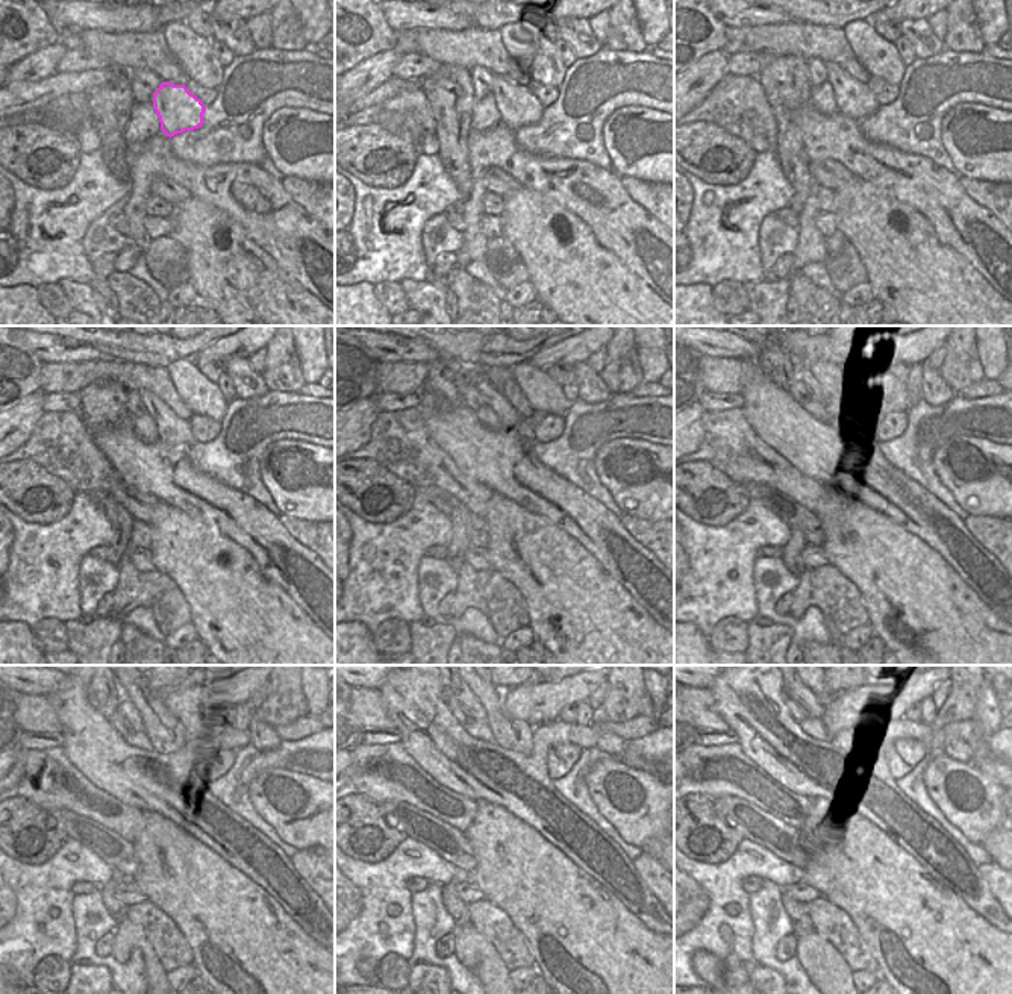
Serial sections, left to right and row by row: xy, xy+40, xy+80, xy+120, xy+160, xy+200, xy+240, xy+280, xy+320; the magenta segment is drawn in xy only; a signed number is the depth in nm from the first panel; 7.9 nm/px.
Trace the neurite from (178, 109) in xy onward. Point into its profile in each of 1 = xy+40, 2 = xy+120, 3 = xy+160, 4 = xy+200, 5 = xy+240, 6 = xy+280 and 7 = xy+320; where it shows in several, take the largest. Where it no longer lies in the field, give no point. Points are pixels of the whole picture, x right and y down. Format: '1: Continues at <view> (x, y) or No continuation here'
1: Continues at xy+40 (518, 108)
2: Continues at xy+120 (173, 431)
3: Continues at xy+160 (471, 397)
4: Continues at xy+200 (814, 388)
5: Continues at xy+240 (126, 706)
6: Continues at xy+280 (470, 705)
7: Continues at xy+320 (805, 696)

